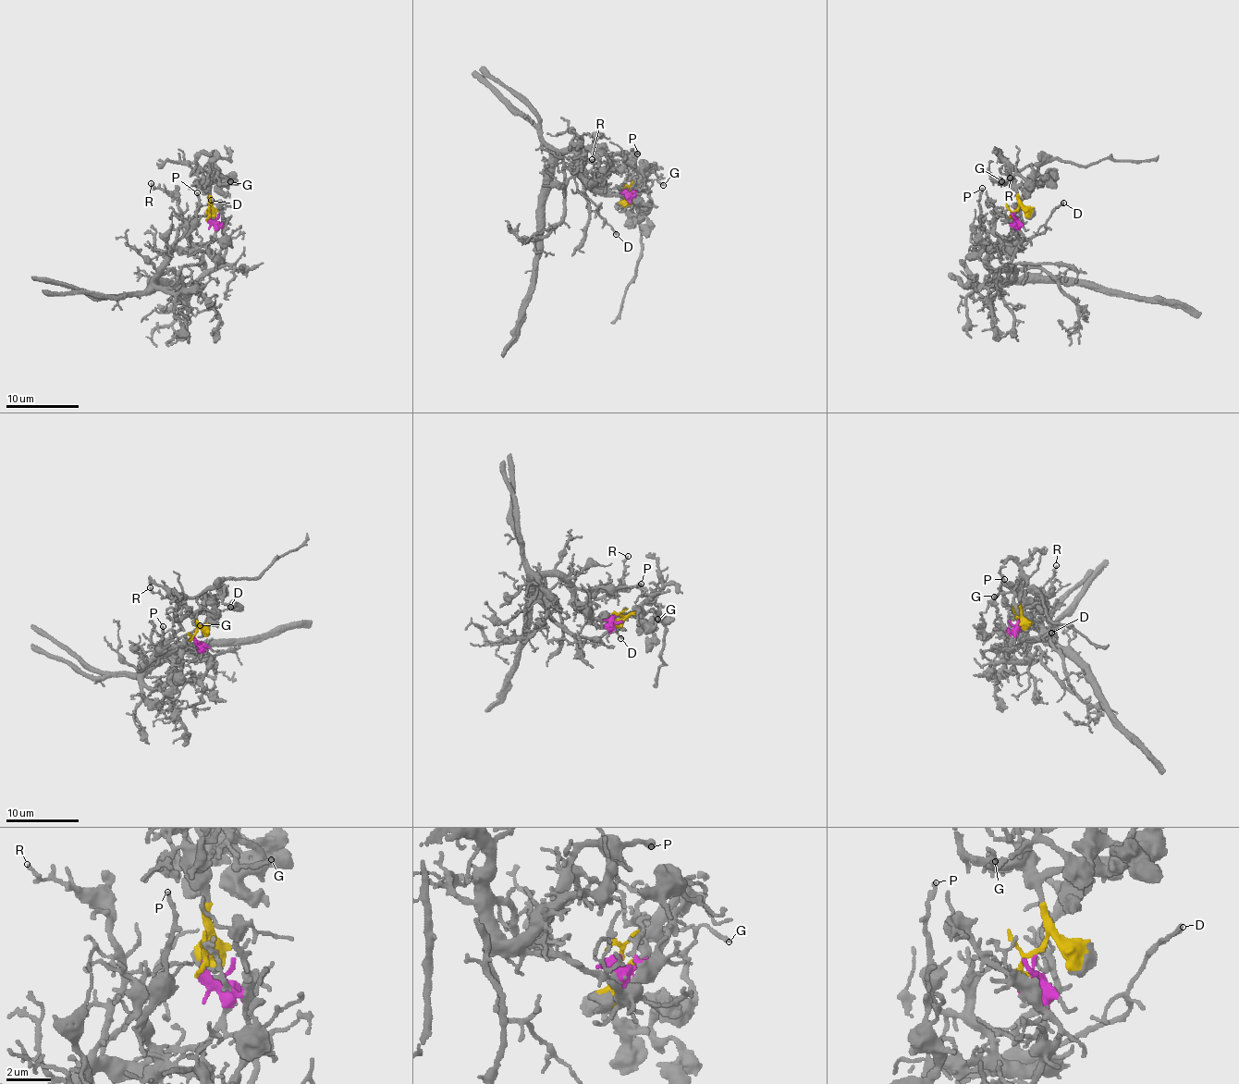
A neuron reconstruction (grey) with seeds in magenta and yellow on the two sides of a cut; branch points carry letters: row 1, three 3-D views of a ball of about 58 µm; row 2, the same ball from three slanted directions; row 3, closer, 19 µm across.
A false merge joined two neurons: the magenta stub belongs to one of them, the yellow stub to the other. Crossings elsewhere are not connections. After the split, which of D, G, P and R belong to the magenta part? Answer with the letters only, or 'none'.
D, P, R

